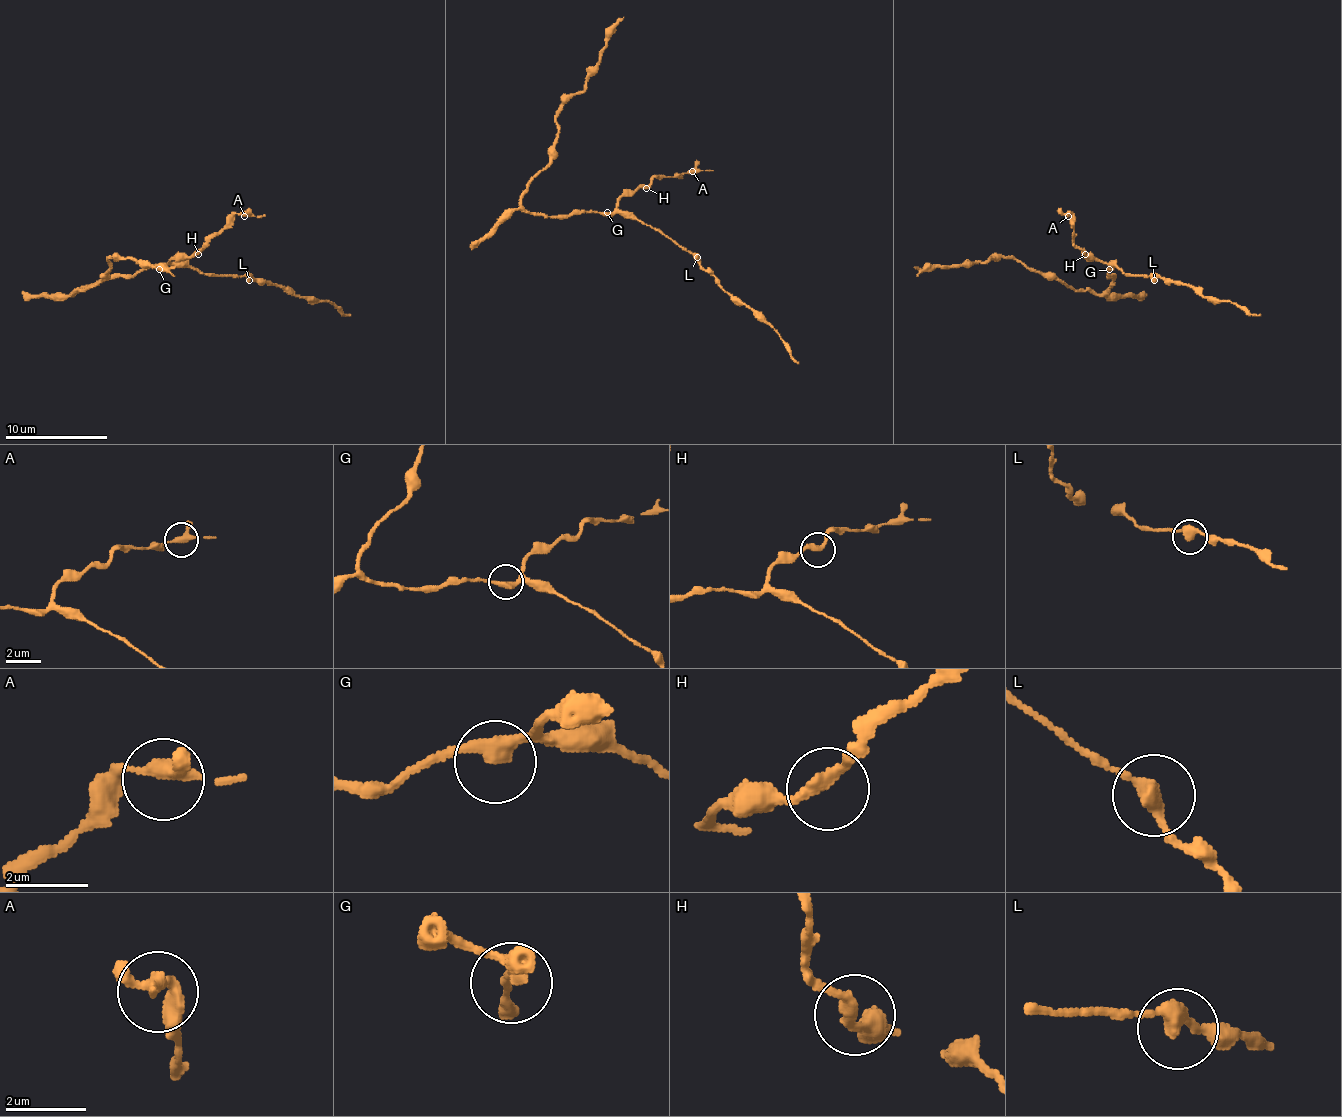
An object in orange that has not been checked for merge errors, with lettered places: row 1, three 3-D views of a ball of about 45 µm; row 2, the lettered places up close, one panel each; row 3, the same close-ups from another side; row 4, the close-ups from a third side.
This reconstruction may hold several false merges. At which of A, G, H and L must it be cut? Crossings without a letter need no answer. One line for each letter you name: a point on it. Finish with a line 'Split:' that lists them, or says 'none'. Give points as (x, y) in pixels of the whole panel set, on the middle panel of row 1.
Split: none

